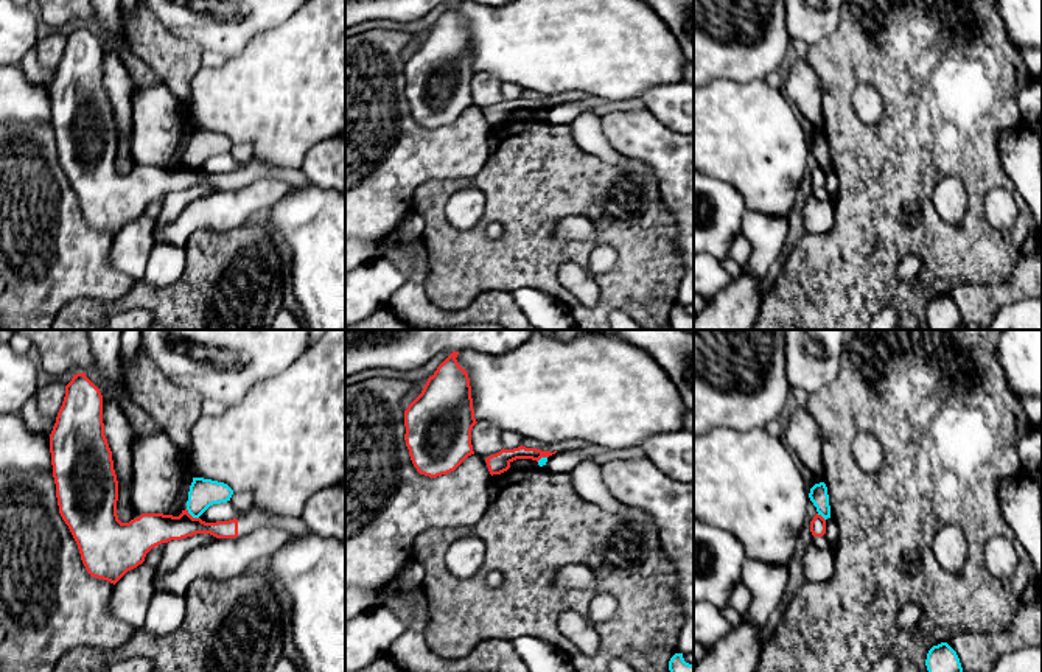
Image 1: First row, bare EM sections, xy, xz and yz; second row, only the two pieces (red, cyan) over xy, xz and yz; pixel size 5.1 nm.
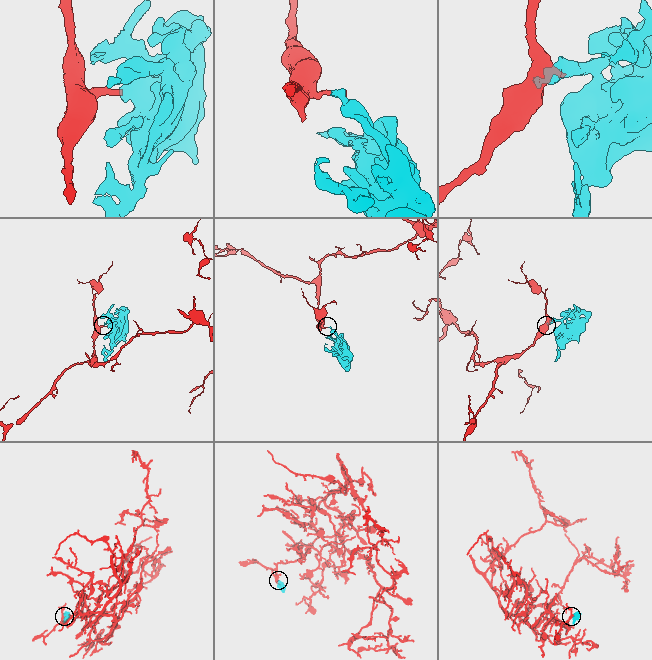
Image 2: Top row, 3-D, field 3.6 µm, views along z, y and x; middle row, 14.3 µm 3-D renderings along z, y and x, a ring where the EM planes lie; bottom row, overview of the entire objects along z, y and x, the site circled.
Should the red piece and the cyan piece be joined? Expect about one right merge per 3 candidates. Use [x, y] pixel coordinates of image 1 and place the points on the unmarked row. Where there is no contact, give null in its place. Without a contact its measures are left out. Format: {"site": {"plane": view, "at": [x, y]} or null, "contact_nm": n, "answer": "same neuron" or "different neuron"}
{"site": {"plane": "xy", "at": [190, 167]}, "contact_nm": 90, "answer": "different neuron"}

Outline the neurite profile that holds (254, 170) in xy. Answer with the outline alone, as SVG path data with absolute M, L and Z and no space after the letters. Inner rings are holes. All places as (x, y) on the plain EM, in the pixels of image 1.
M230 152L210 157L199 170L205 174L229 173L236 170L238 188L244 188L261 177L271 176L267 163L252 156L247 163L241 165Z

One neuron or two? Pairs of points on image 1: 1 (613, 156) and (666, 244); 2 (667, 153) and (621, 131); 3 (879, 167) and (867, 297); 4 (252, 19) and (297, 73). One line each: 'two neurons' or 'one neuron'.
1: two neurons
2: one neuron
3: one neuron
4: two neurons

